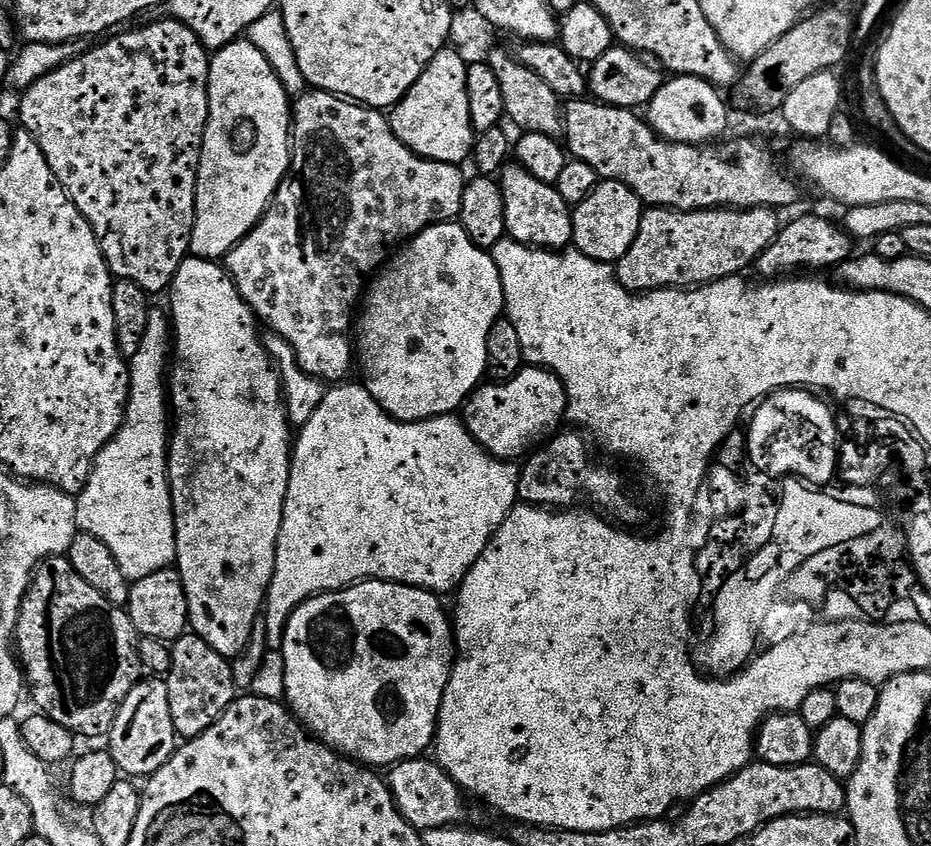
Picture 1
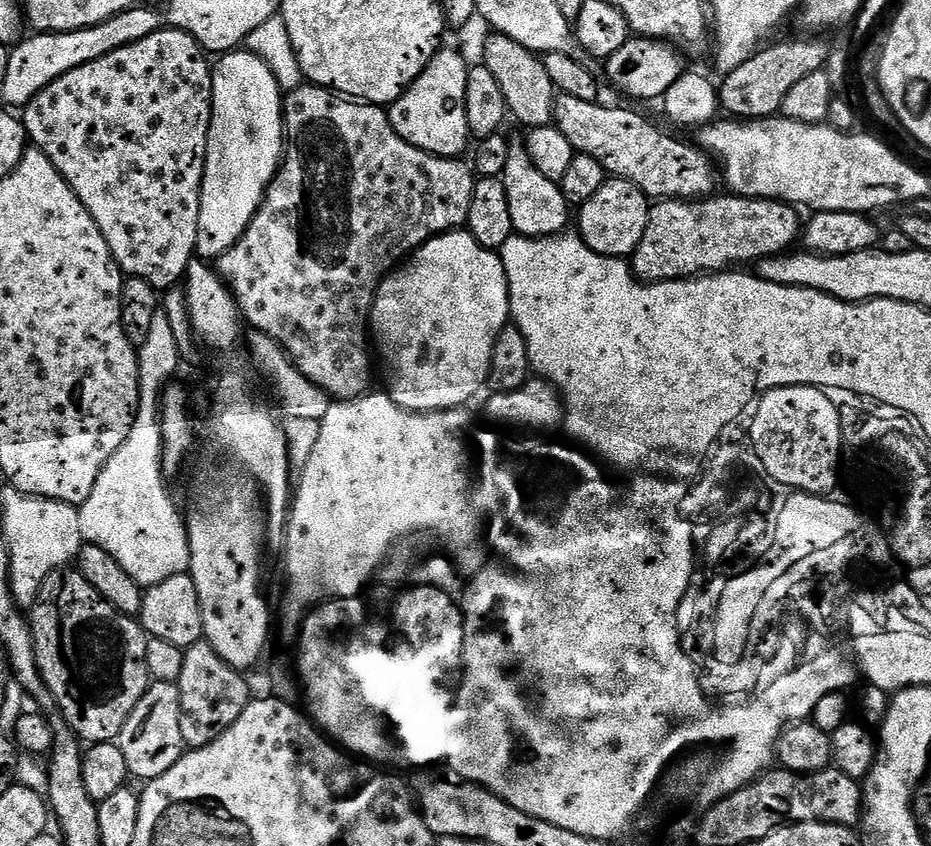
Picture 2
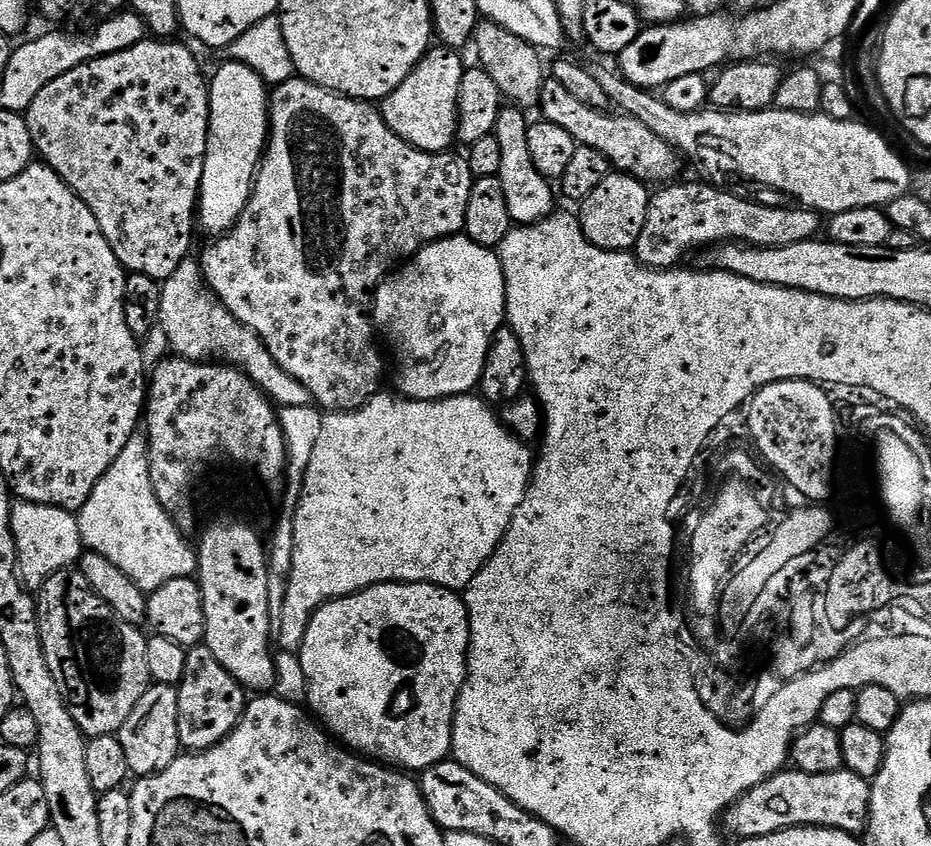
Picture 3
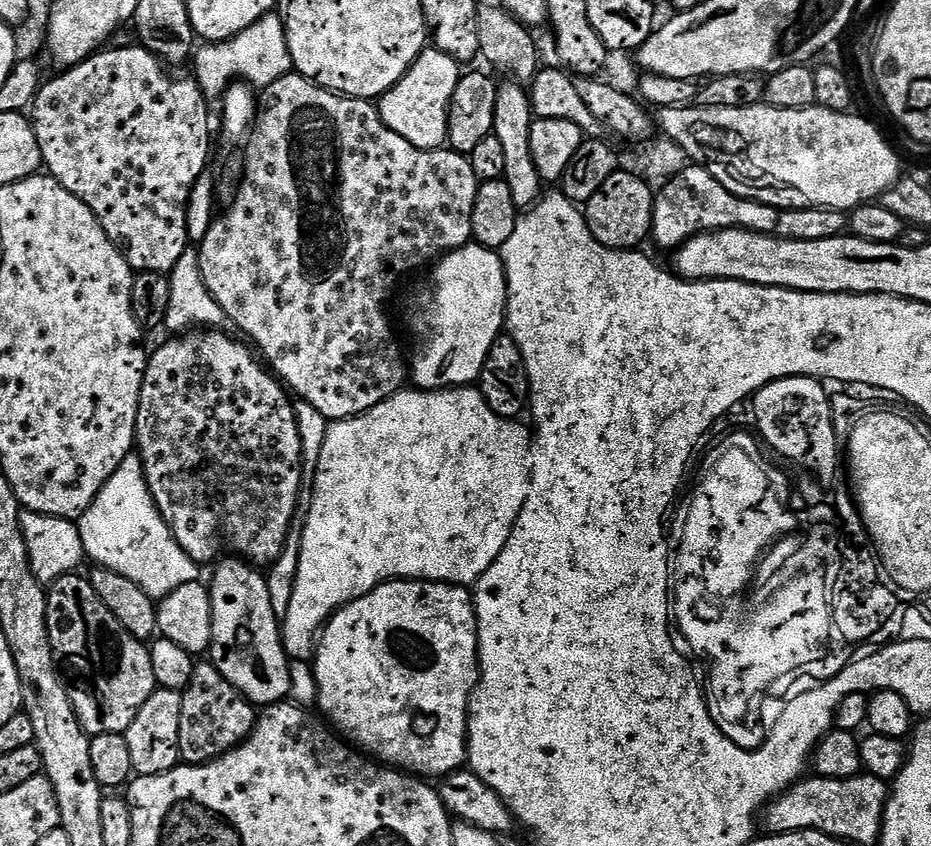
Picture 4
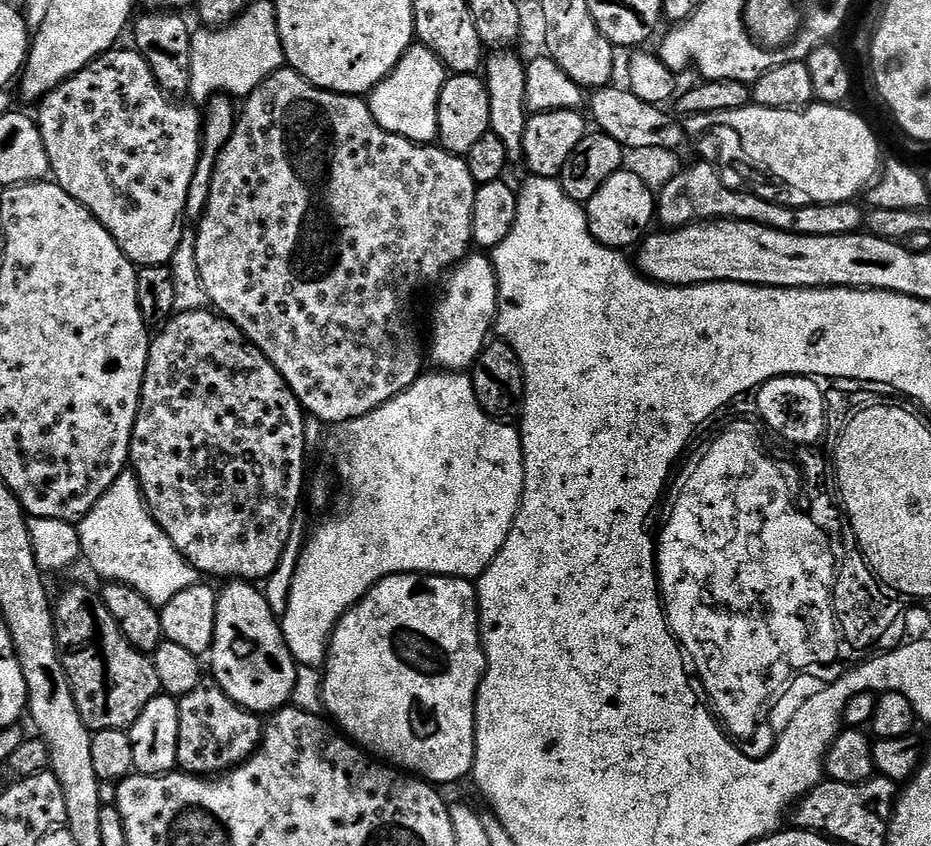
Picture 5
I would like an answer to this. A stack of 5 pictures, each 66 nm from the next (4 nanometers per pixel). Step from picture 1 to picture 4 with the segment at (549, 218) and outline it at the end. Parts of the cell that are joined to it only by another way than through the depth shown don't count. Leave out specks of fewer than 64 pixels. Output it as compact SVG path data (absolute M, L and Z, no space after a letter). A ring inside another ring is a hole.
M519 82L501 83L496 89L492 135L498 138L498 142L502 142L506 161L506 170L502 178L510 186L510 194L520 210L531 208L542 195L542 181L534 166L534 154L530 154L530 130L533 119L529 89Z

